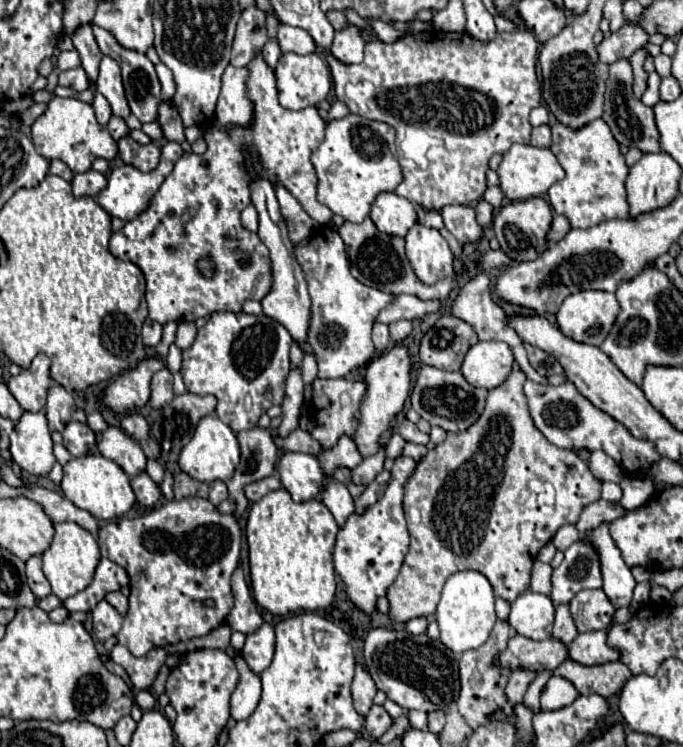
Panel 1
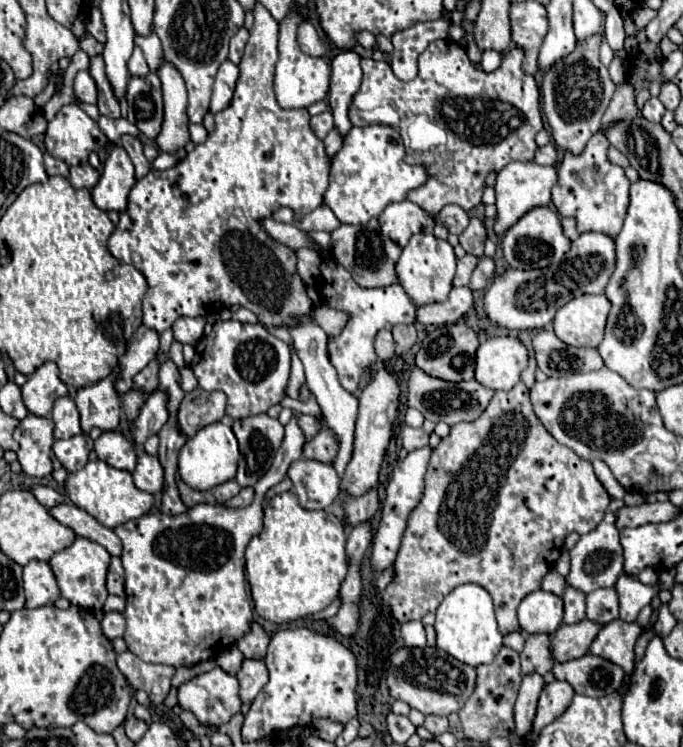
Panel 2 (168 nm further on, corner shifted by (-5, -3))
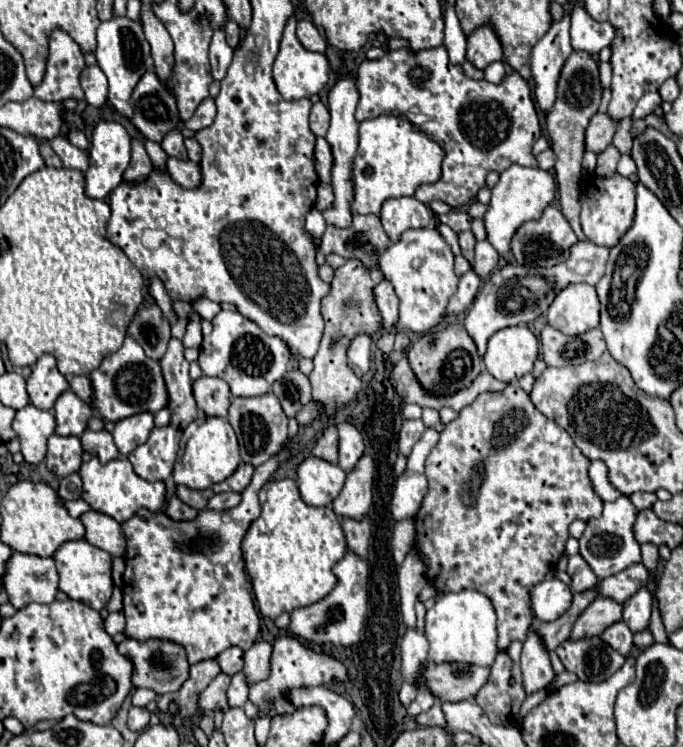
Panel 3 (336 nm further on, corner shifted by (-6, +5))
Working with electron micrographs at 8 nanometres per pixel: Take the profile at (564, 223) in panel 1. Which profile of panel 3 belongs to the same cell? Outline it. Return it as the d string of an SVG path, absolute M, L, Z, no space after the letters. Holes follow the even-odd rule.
M572 52L570 58L564 62L564 68L560 72L558 90L556 90L556 102L546 114L546 128L548 136L552 140L552 150L556 152L556 180L560 190L560 206L564 218L570 222L572 230L580 240L584 240L584 232L580 226L580 184L582 184L582 156L584 156L584 134L588 128L590 118L598 112L602 100L602 86L600 86L600 74L598 74L598 62L588 52Z

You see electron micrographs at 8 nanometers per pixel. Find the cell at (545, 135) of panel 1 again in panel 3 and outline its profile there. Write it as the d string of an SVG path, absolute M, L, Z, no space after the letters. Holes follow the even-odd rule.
M548 148L548 150L544 150L544 152L540 152L536 156L536 162L538 162L538 168L552 170L554 168L554 162L556 162L556 154L552 152L552 148Z

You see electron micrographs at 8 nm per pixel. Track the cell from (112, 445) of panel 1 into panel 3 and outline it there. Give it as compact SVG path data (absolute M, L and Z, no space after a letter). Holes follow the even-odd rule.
M86 430L82 436L82 446L84 450L88 450L90 454L98 454L100 462L110 462L110 460L118 460L120 458L120 450L114 444L114 438L108 430L100 430L100 432L92 432Z

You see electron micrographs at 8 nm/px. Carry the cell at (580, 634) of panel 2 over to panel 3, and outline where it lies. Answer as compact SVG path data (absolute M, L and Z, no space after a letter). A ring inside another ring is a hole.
M596 598L574 622L572 640L600 636L610 624L622 620L622 604L612 602L610 598Z

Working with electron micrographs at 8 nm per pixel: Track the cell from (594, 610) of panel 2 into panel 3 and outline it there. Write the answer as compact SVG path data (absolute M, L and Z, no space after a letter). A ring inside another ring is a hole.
M642 564L630 566L628 570L622 570L614 576L608 576L596 584L596 594L612 598L618 604L624 604L640 586L646 586L648 570Z

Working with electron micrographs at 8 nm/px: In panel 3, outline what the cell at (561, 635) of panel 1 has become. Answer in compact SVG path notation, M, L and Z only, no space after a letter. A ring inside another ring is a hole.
M576 554L576 556L570 558L566 572L572 578L572 584L570 584L572 594L586 592L586 590L590 590L598 582L598 578L592 574L590 566L584 562L584 558L580 558L580 554Z

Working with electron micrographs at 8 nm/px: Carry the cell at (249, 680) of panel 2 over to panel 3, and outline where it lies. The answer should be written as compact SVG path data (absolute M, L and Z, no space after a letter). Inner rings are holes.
M244 672L234 674L232 682L228 686L228 704L230 704L230 708L244 706L244 702L248 700L248 690L250 690L250 684L246 682Z

